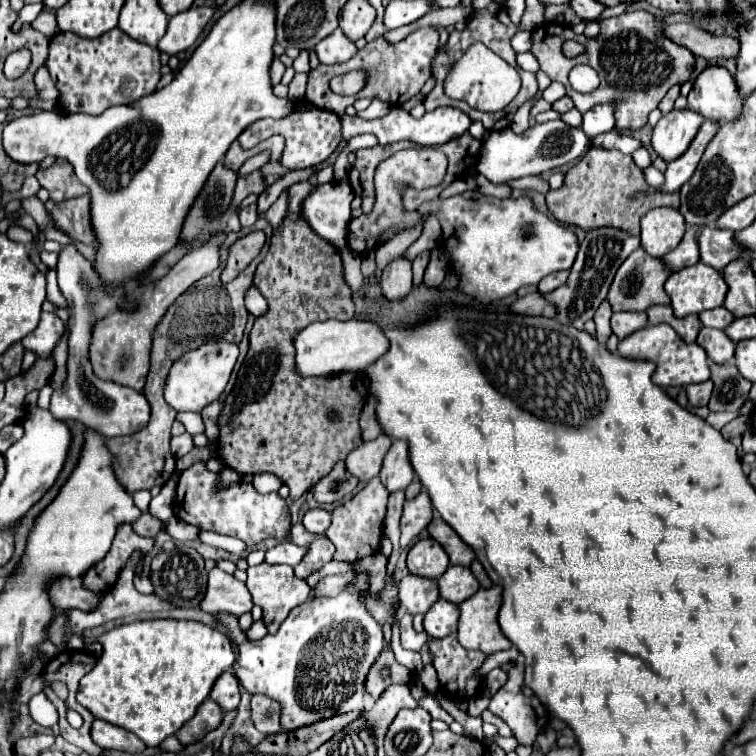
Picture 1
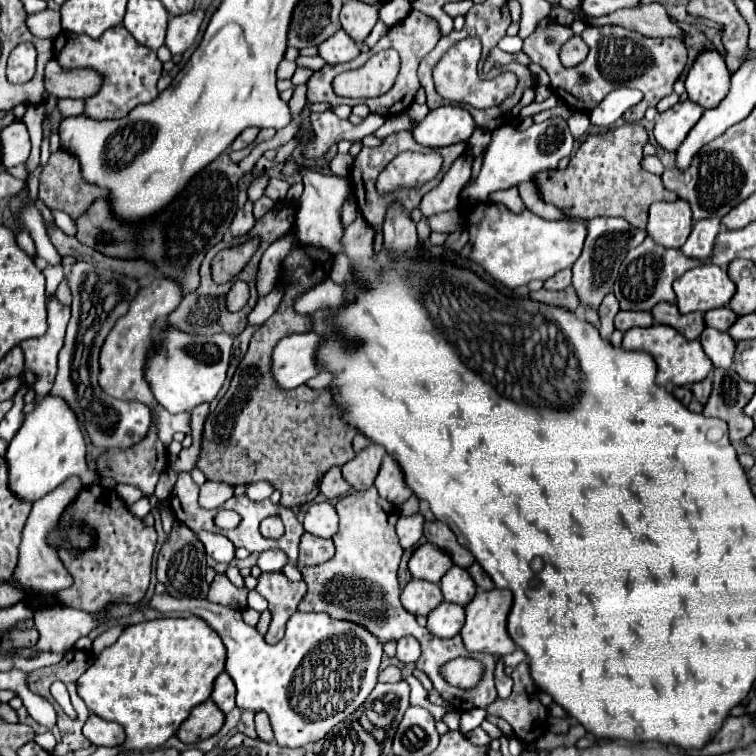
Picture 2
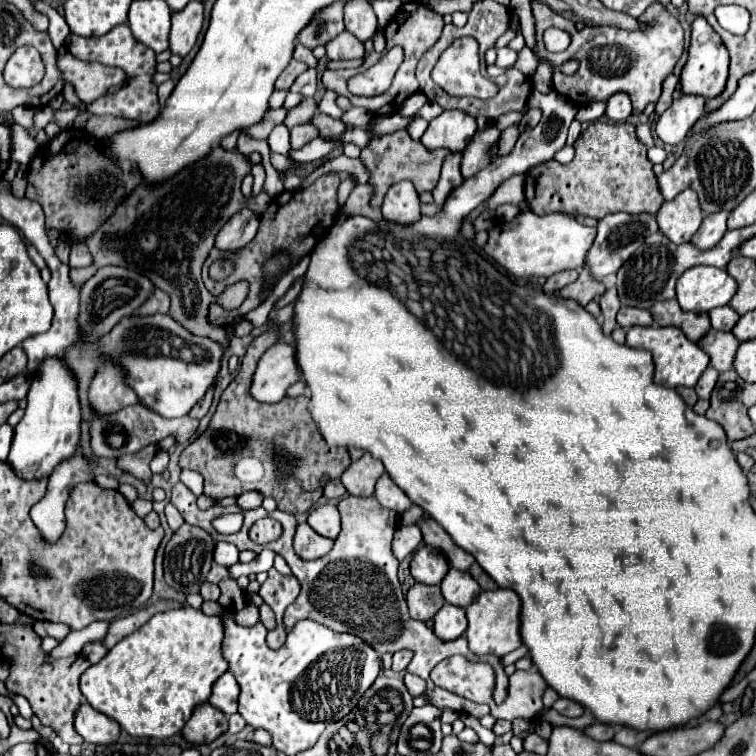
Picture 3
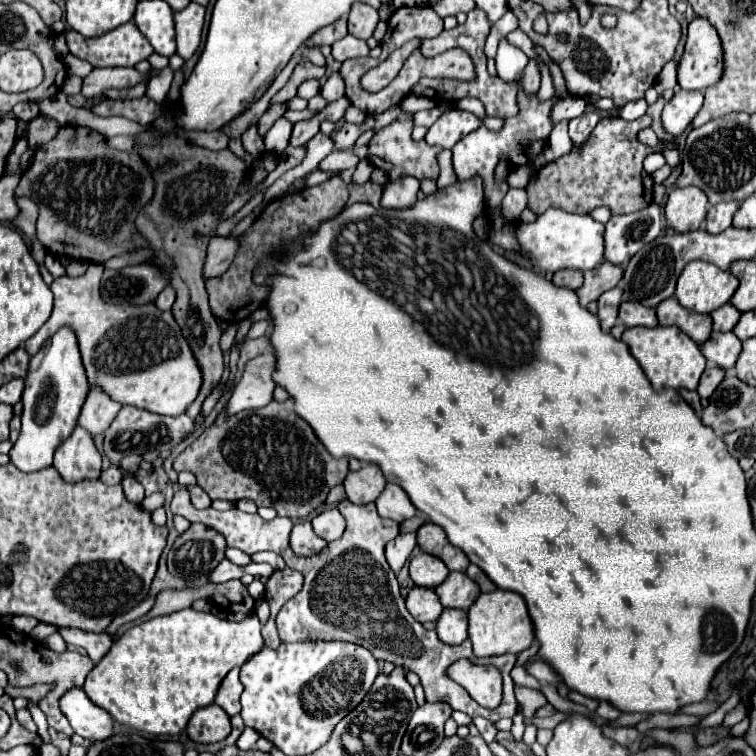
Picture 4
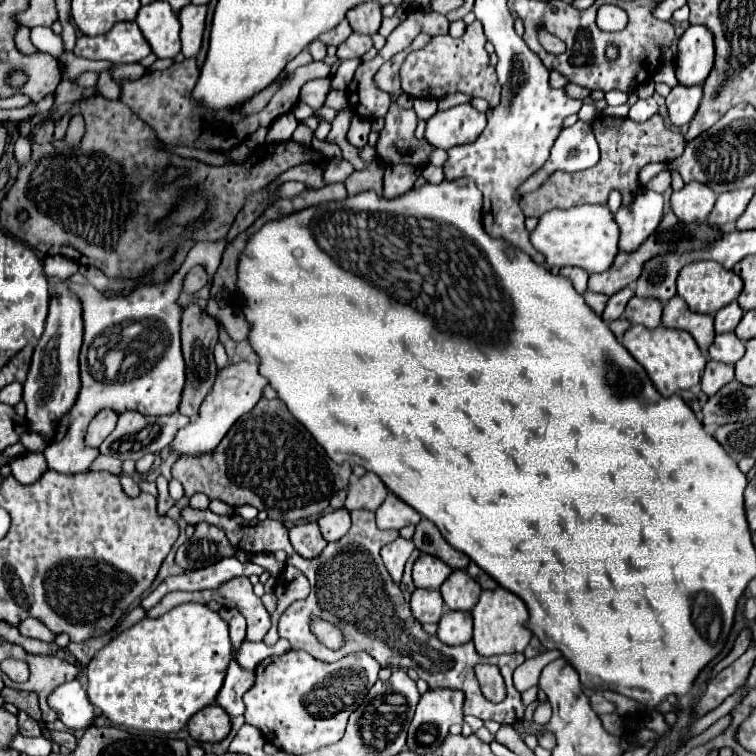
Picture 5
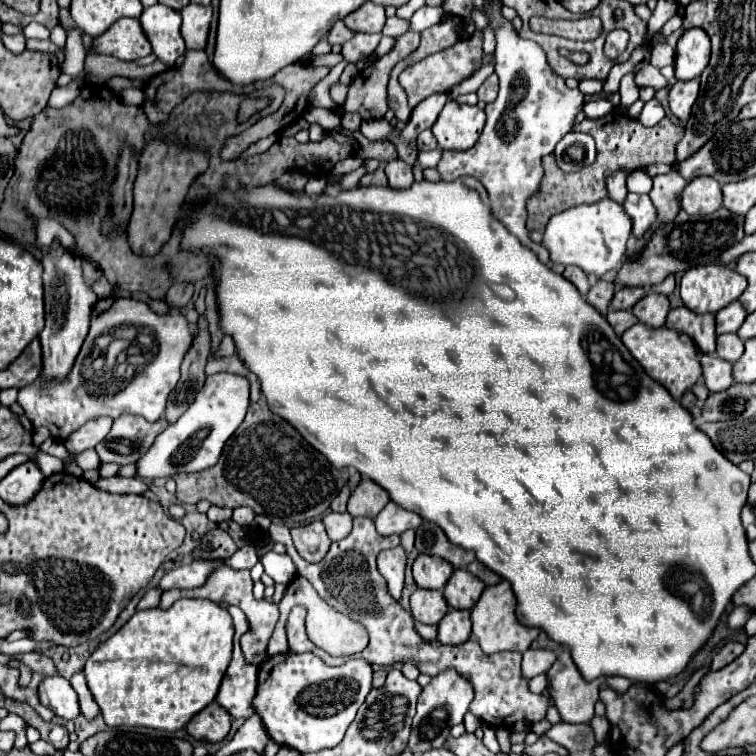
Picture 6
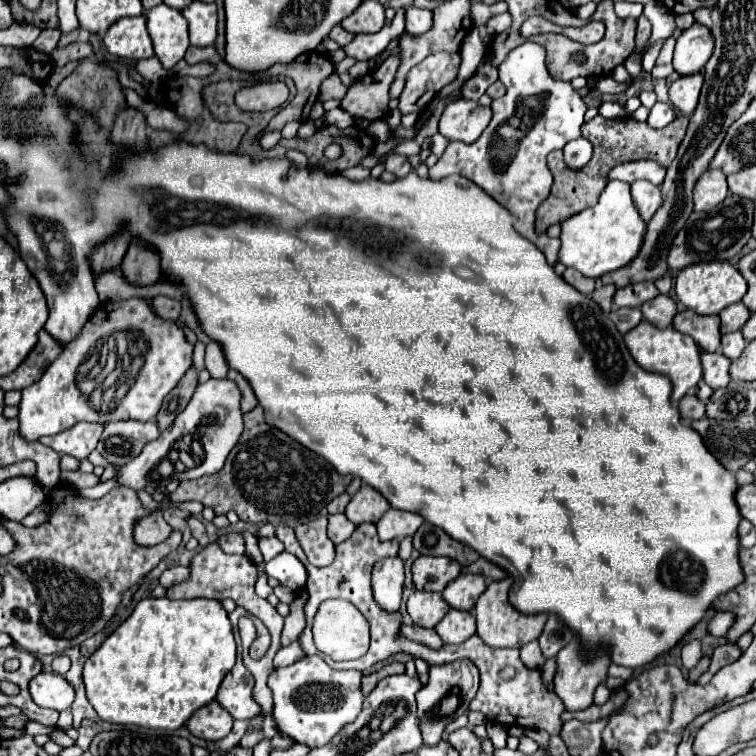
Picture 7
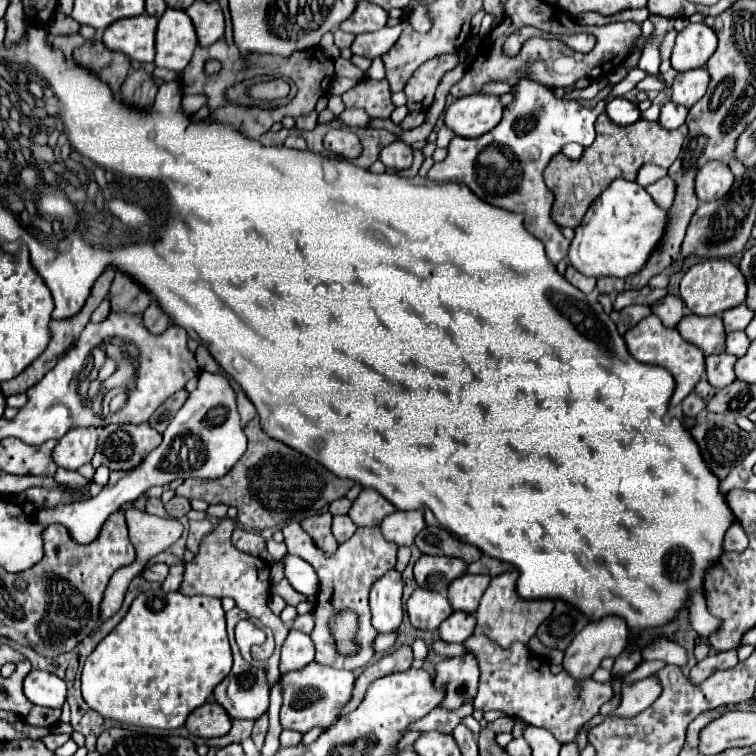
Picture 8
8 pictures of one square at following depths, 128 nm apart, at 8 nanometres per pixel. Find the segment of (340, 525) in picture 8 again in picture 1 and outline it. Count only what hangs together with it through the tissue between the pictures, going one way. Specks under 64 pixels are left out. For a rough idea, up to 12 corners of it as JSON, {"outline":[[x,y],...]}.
{"outline":[[322,508],[308,510],[302,524],[308,532],[322,534],[330,514]]}

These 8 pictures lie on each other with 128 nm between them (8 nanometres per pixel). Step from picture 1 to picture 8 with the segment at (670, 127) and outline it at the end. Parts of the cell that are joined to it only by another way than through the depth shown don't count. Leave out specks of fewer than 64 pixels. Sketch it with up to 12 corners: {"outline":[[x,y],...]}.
{"outline":[[708,70],[674,78],[674,104],[692,108],[708,88]]}

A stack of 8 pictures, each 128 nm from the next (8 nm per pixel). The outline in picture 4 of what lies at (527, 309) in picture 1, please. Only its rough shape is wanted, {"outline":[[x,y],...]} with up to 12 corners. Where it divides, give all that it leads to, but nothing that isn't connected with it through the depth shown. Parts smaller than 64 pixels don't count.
{"outline":[[602,262],[576,290],[586,308],[620,282],[622,266]]}

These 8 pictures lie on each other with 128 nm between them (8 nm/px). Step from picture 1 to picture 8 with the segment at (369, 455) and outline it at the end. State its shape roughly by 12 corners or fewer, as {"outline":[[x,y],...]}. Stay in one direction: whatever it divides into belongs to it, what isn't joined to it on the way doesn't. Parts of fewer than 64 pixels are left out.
{"outline":[[364,488],[348,516],[356,526],[380,526],[396,508]]}

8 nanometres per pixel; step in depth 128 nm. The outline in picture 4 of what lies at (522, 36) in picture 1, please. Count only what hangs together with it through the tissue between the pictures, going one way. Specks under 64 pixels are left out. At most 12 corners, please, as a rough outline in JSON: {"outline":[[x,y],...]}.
{"outline":[[502,38],[496,70],[502,80],[522,80],[528,56]]}

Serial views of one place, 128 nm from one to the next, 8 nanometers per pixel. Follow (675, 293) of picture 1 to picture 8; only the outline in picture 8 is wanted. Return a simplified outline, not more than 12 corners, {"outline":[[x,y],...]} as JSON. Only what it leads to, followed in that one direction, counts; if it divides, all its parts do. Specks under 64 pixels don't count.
{"outline":[[726,258],[684,272],[680,298],[698,316],[746,300],[746,280]]}

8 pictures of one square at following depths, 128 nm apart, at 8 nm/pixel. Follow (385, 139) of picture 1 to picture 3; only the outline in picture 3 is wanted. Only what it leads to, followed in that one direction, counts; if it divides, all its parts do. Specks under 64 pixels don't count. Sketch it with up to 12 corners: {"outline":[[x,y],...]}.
{"outline":[[444,110],[420,142],[462,152],[478,130],[462,110]]}

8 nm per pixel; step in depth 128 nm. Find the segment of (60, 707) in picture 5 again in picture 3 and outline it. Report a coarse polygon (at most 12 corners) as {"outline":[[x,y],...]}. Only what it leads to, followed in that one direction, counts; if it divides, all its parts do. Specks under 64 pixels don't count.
{"outline":[[86,702],[76,732],[92,744],[114,744],[120,726]]}

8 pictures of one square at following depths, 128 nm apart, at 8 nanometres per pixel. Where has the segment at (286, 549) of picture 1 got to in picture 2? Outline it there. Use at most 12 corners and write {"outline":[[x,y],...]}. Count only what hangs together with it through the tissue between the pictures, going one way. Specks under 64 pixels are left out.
{"outline":[[266,550],[258,558],[262,572],[282,570],[288,556],[280,550]]}

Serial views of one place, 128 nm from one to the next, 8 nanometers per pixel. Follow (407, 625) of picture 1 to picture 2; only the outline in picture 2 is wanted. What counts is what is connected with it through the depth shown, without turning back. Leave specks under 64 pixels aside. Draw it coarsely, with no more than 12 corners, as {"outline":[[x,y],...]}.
{"outline":[[412,636],[398,640],[402,662],[420,658],[420,642]]}

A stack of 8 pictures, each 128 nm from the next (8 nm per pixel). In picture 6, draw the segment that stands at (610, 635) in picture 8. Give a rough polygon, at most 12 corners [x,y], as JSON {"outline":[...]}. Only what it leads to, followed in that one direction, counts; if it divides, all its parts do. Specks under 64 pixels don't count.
{"outline":[[562,650],[546,672],[562,722],[594,718],[598,686],[586,682]]}

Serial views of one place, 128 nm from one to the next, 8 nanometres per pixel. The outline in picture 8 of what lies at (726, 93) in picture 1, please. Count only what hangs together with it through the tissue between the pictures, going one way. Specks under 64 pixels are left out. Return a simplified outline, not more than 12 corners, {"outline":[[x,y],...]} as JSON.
{"outline":[[704,22],[678,32],[672,68],[702,68],[718,38]]}

